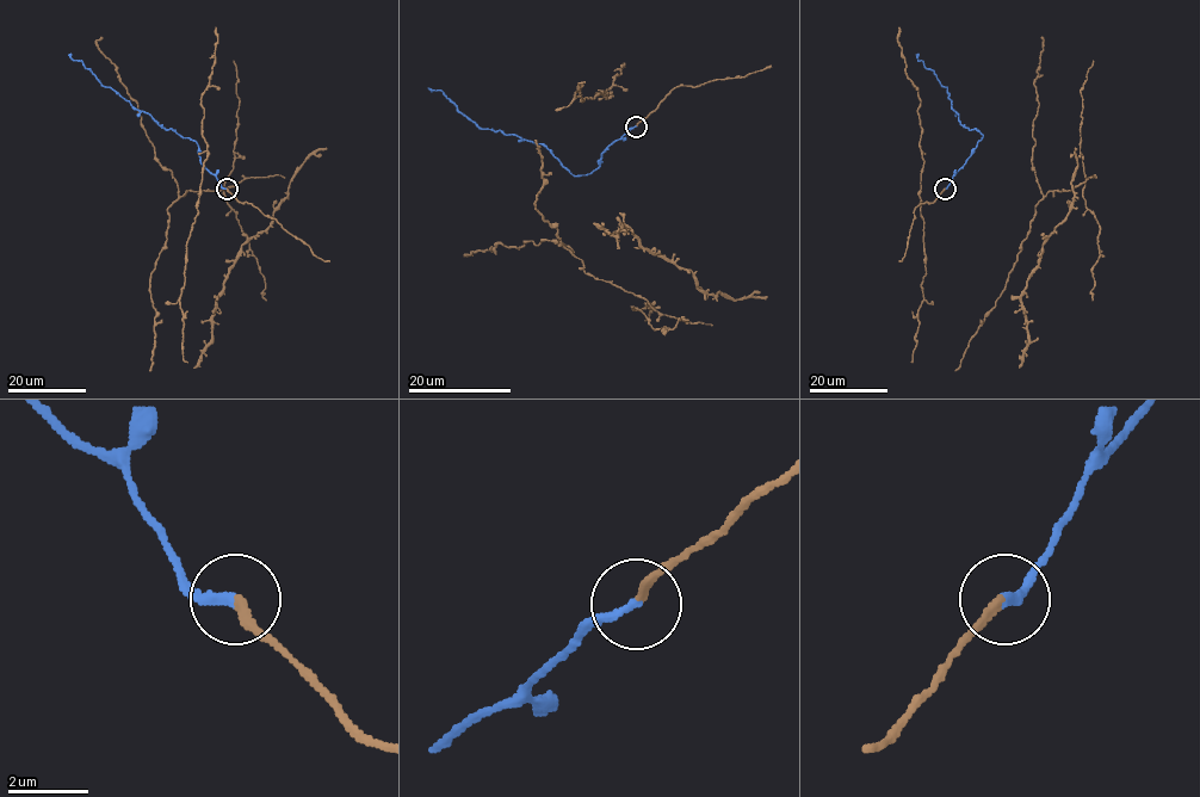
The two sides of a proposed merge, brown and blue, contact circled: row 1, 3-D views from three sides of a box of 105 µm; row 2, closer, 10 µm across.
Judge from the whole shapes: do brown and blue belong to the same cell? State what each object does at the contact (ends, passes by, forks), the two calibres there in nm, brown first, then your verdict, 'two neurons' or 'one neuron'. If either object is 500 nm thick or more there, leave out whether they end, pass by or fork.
brown ends; blue ends; calibres 200 and 240 nm; one neuron

